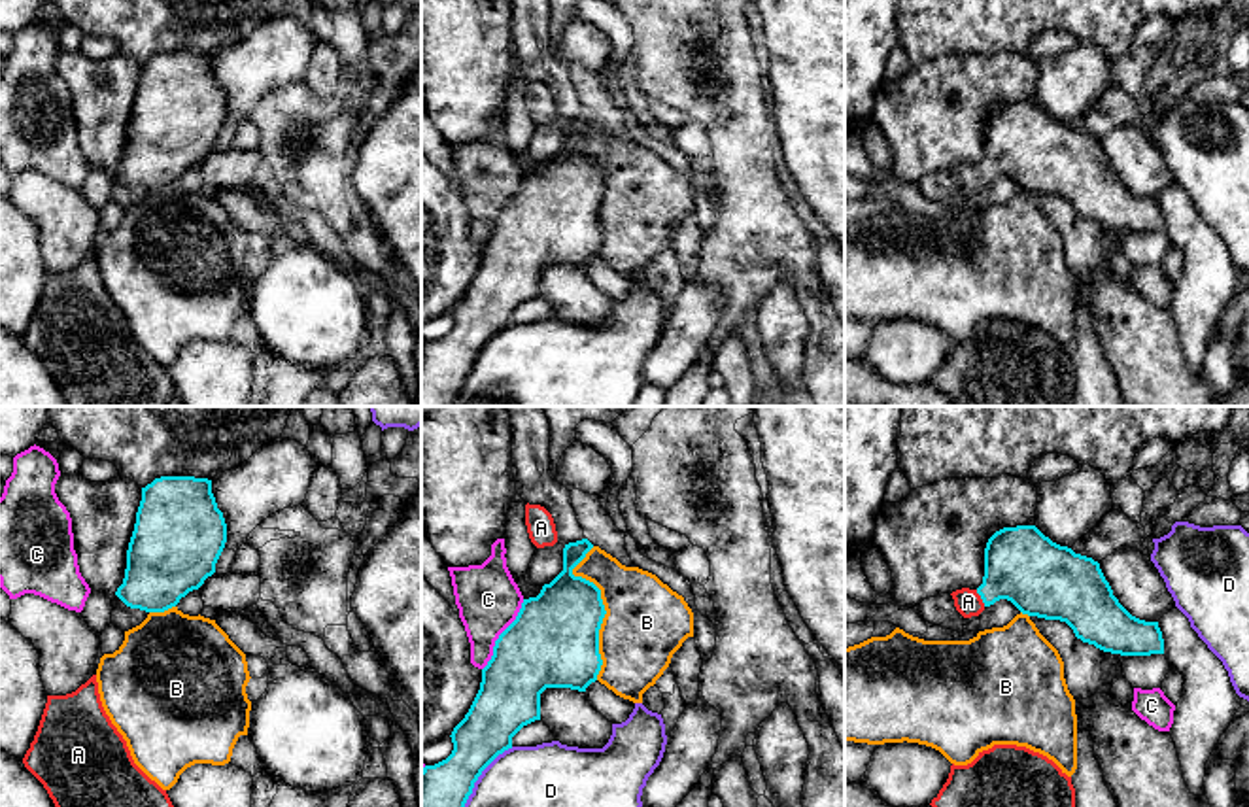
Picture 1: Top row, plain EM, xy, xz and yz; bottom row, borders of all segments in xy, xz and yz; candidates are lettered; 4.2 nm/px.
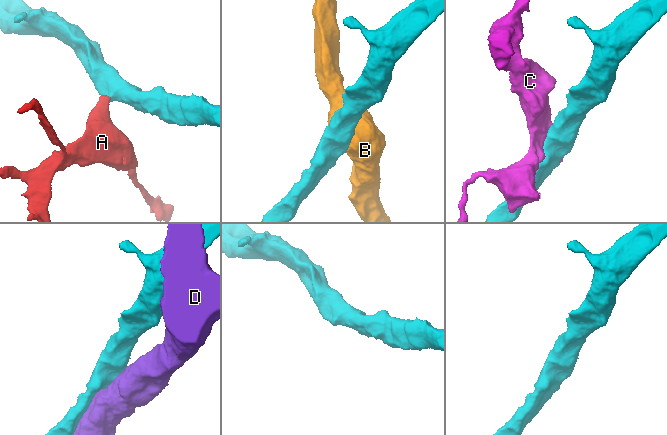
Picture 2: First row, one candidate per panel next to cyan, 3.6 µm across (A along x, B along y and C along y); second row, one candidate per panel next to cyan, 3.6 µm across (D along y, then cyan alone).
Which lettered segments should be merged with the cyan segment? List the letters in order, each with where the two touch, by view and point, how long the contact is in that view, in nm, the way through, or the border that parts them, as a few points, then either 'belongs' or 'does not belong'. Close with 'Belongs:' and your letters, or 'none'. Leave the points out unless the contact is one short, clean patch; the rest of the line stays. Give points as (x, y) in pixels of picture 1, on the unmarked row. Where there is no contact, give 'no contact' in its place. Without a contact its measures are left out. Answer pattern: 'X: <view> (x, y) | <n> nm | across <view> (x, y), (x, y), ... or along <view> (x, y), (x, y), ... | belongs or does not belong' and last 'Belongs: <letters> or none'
A: yz (981, 174) | 80 nm | across yz (1023, 142), (981, 174), (968, 178) | belongs
B: xz (603, 186) | 550 nm | does not belong
C: xz (499, 212) | 360 nm | does not belong
D: xz (473, 361) | 440 nm | does not belong
Belongs: A

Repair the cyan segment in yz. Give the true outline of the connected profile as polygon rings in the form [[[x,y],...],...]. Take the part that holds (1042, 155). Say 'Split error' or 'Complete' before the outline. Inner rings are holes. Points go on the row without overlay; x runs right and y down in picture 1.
Split error. [[[1035,102],[996,108],[984,125],[983,161],[950,172],[964,195],[1007,176],[1022,191],[1066,198],[1077,215],[1104,229],[1164,231],[1158,198],[1132,193],[1113,172],[1098,138],[1052,119]]]

